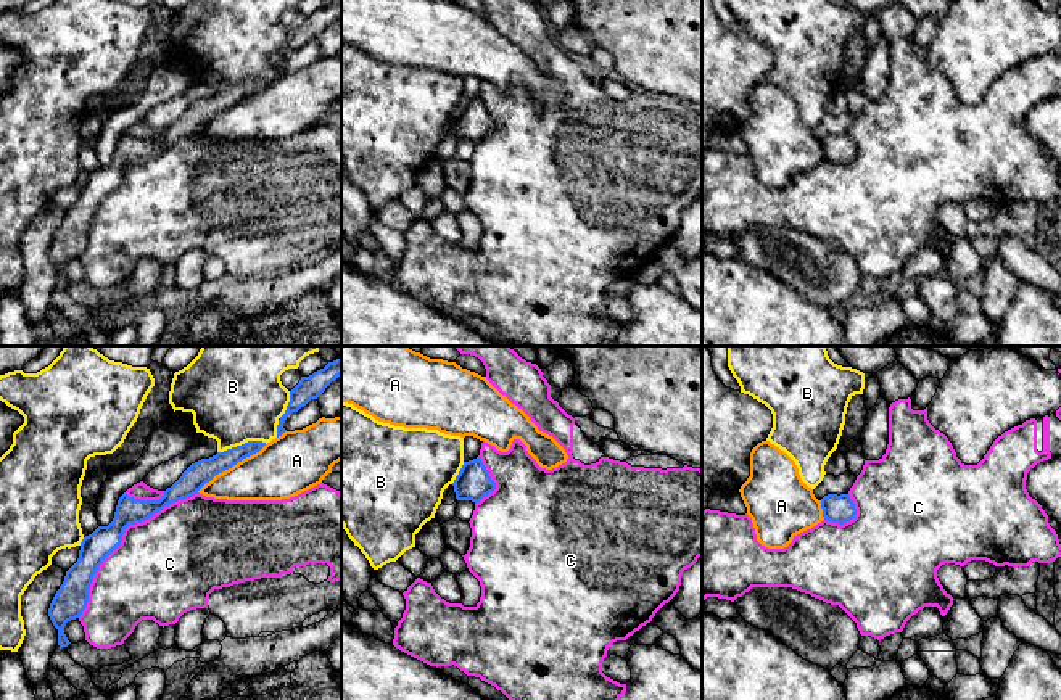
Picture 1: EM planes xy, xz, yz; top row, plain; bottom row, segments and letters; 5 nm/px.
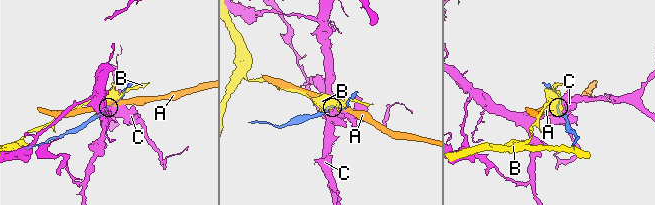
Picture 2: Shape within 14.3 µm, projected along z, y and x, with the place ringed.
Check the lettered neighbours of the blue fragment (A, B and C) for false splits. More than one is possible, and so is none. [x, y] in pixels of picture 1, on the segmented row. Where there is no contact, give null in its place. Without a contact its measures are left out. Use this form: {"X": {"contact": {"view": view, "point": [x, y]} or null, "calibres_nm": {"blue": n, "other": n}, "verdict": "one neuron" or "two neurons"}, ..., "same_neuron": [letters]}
{"A": {"contact": {"view": "xy", "point": [231, 467]}, "calibres_nm": {"blue": 120, "other": 280}, "verdict": "two neurons"}, "B": {"contact": {"view": "xy", "point": [242, 444]}, "calibres_nm": {"blue": 120, "other": 460}, "verdict": "two neurons"}, "C": {"contact": {"view": "xy", "point": [121, 538]}, "calibres_nm": {"blue": 150, "other": 480}, "verdict": "two neurons"}, "same_neuron": []}

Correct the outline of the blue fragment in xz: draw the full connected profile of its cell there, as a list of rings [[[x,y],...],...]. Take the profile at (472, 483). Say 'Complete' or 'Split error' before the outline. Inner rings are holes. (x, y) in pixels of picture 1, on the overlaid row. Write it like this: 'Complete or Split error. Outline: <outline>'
Complete. Outline: [[[480,457],[464,462],[452,486],[457,500],[472,500],[475,504],[496,489],[496,483]]]

